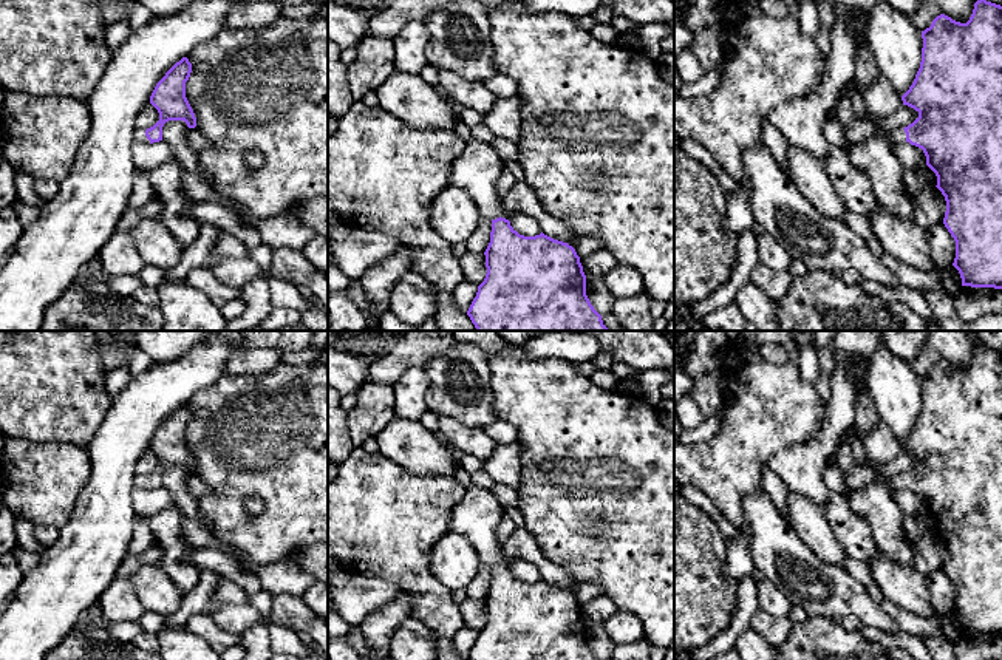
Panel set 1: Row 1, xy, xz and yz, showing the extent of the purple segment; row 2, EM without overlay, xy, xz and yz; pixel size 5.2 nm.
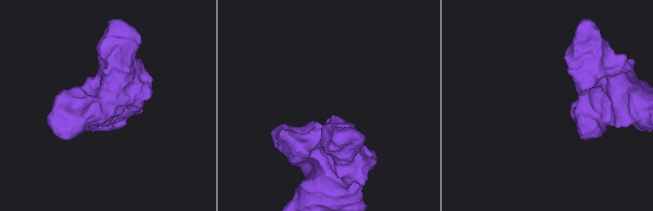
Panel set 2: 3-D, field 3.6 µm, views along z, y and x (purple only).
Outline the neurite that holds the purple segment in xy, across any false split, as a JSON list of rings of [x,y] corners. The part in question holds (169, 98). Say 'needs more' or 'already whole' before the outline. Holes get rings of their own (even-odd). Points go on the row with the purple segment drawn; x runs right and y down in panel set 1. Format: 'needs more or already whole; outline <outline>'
needs more; outline [[[182,57],[156,83],[150,104],[158,110],[159,121],[145,131],[138,130],[138,141],[150,144],[162,141],[162,127],[169,121],[184,121],[189,128],[196,127],[195,113],[186,97],[186,82],[190,73],[192,63],[187,57]]]

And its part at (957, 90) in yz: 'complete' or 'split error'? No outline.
split error

